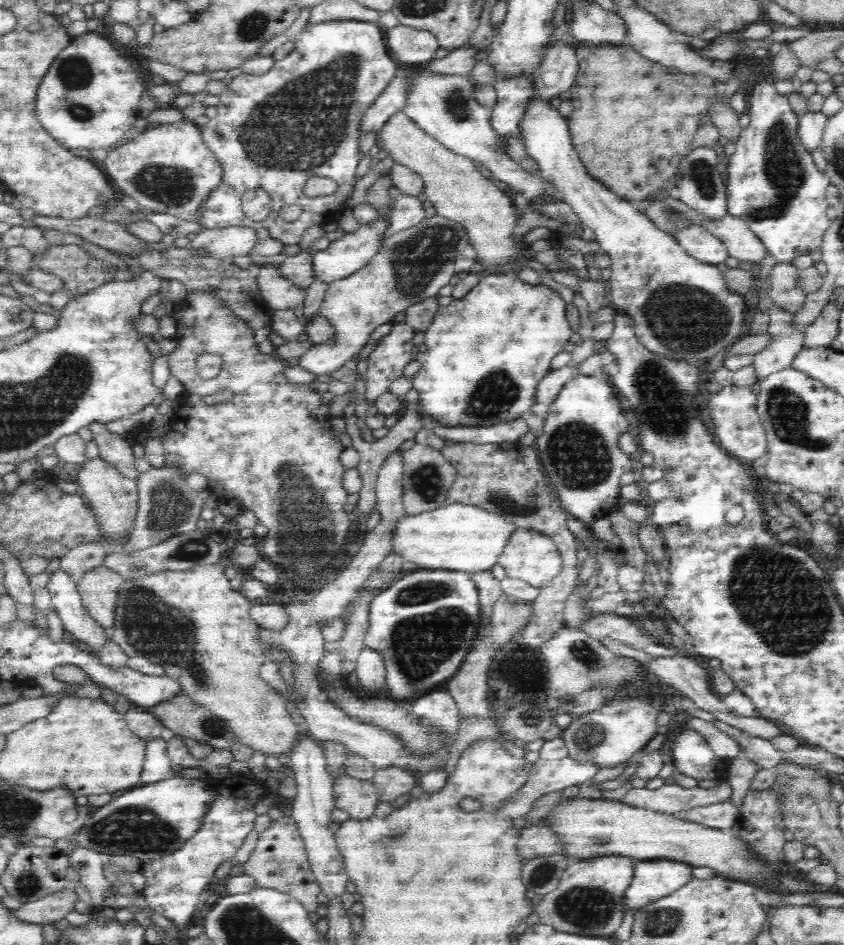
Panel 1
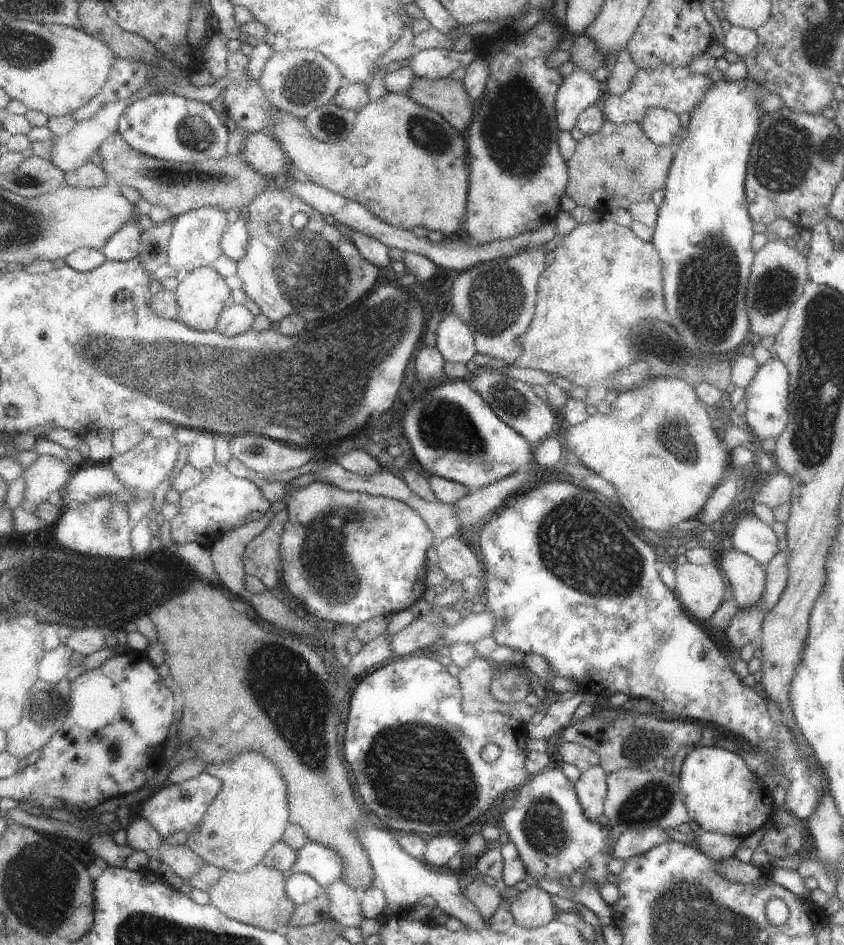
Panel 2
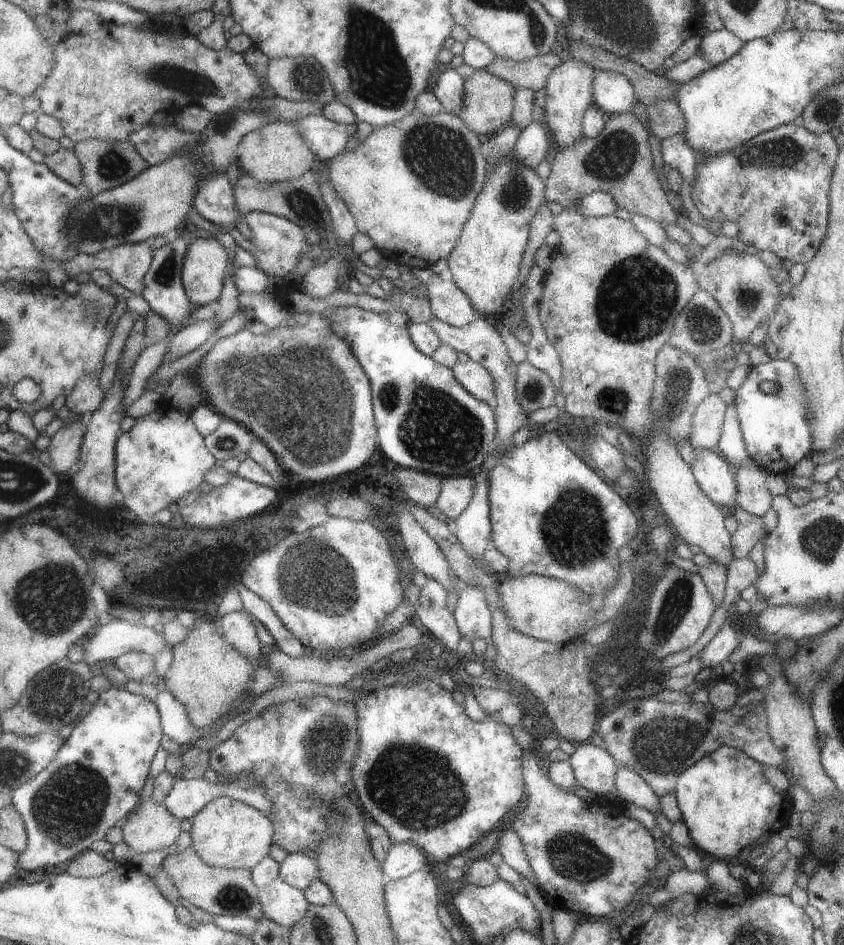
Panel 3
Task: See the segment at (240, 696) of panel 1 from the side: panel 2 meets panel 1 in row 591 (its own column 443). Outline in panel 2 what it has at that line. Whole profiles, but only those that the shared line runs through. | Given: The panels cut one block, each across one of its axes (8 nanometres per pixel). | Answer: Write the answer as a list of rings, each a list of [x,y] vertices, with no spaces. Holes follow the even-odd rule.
[[[387,93],[385,96],[380,97],[374,102],[371,102],[368,106],[365,106],[365,108],[358,112],[352,134],[348,138],[337,143],[320,142],[318,139],[315,139],[314,136],[311,135],[311,132],[305,127],[303,119],[295,117],[289,112],[275,109],[274,107],[268,112],[266,129],[263,130],[263,132],[273,136],[282,144],[282,147],[285,148],[287,158],[293,162],[299,170],[303,171],[310,181],[323,186],[332,192],[341,194],[347,199],[363,204],[381,221],[407,231],[413,231],[415,228],[423,226],[425,229],[440,232],[443,234],[443,238],[462,235],[464,227],[463,222],[466,223],[468,198],[470,194],[470,162],[466,133],[457,131],[453,126],[450,126],[450,124],[446,122],[446,119],[443,118],[441,114],[420,106],[414,99],[408,98],[406,94]]]

